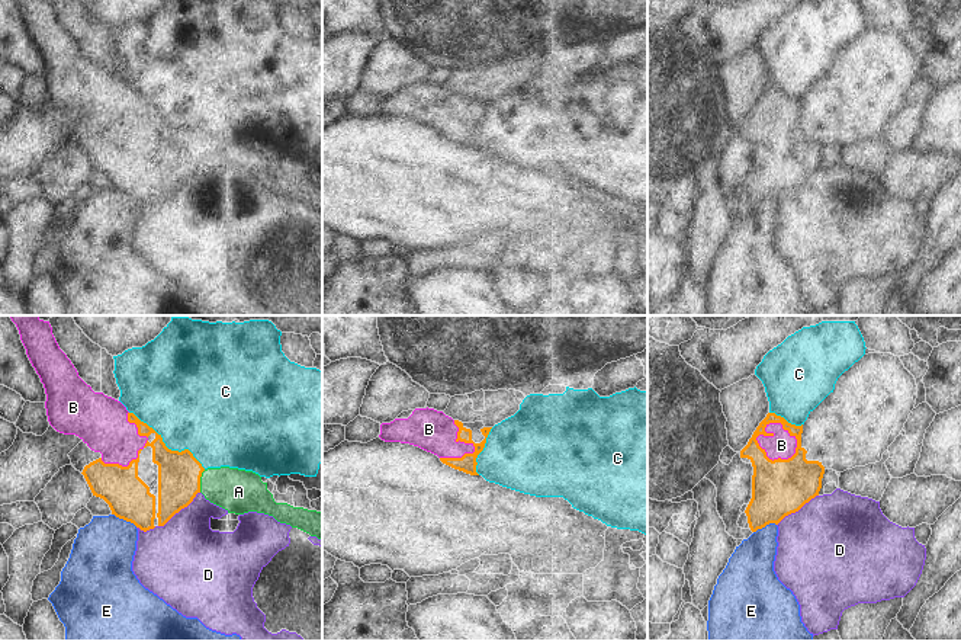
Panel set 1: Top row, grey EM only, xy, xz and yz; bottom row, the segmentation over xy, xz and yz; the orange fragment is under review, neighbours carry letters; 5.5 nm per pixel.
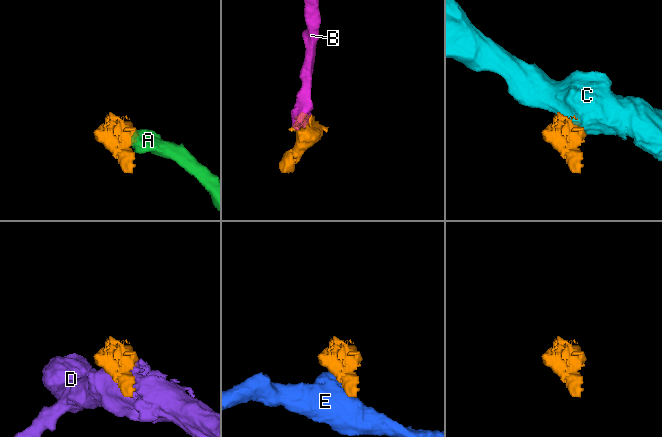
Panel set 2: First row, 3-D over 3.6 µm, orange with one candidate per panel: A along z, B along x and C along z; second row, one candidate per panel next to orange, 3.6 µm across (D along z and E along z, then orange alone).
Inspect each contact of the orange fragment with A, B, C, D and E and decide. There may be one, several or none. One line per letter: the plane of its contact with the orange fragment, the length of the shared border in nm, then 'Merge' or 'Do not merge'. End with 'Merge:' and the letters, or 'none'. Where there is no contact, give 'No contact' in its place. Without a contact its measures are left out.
A: Touches orange in xy. Shared border 130 nm. Do not merge
B: Touches orange in yz. Shared border 240 nm. Merge
C: Touches orange in xy. Shared border 550 nm. Do not merge
D: Touches orange in xy. Shared border 300 nm. Do not merge
E: Touches orange in xy. Shared border 160 nm. Do not merge
Merge: B.

